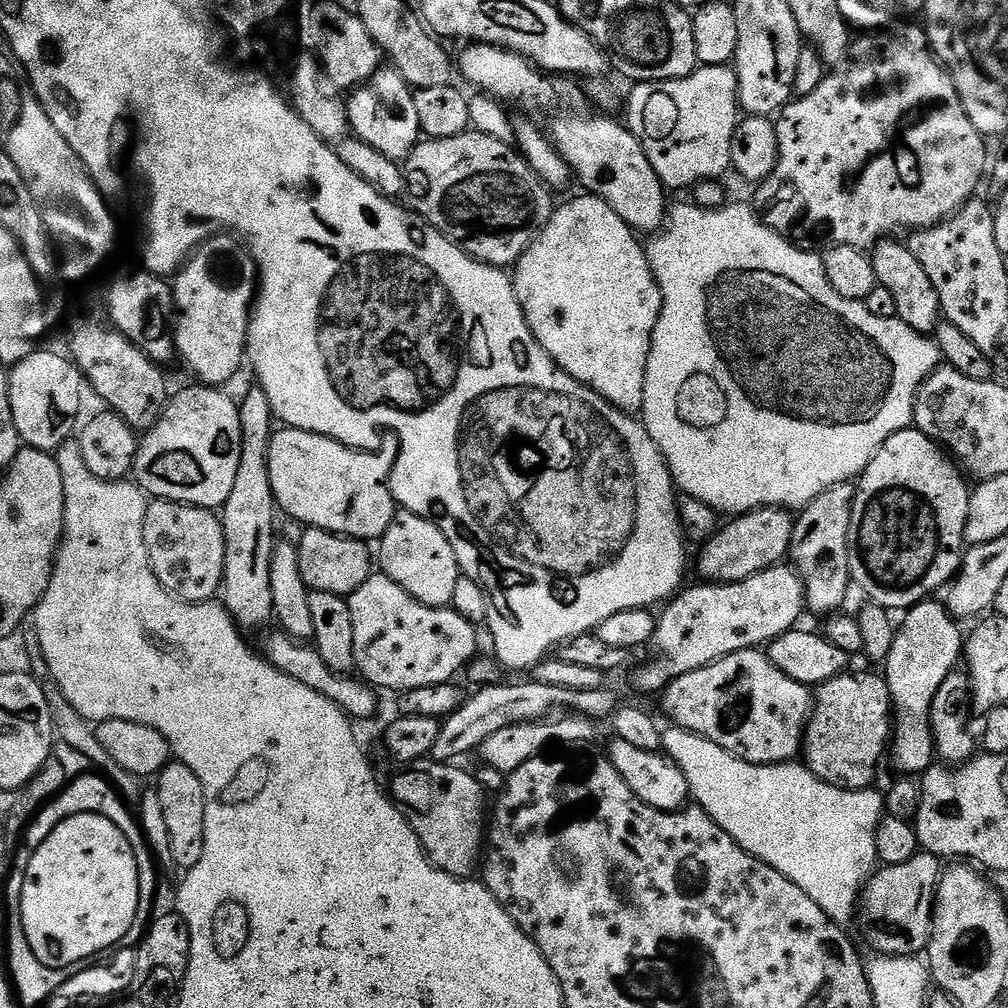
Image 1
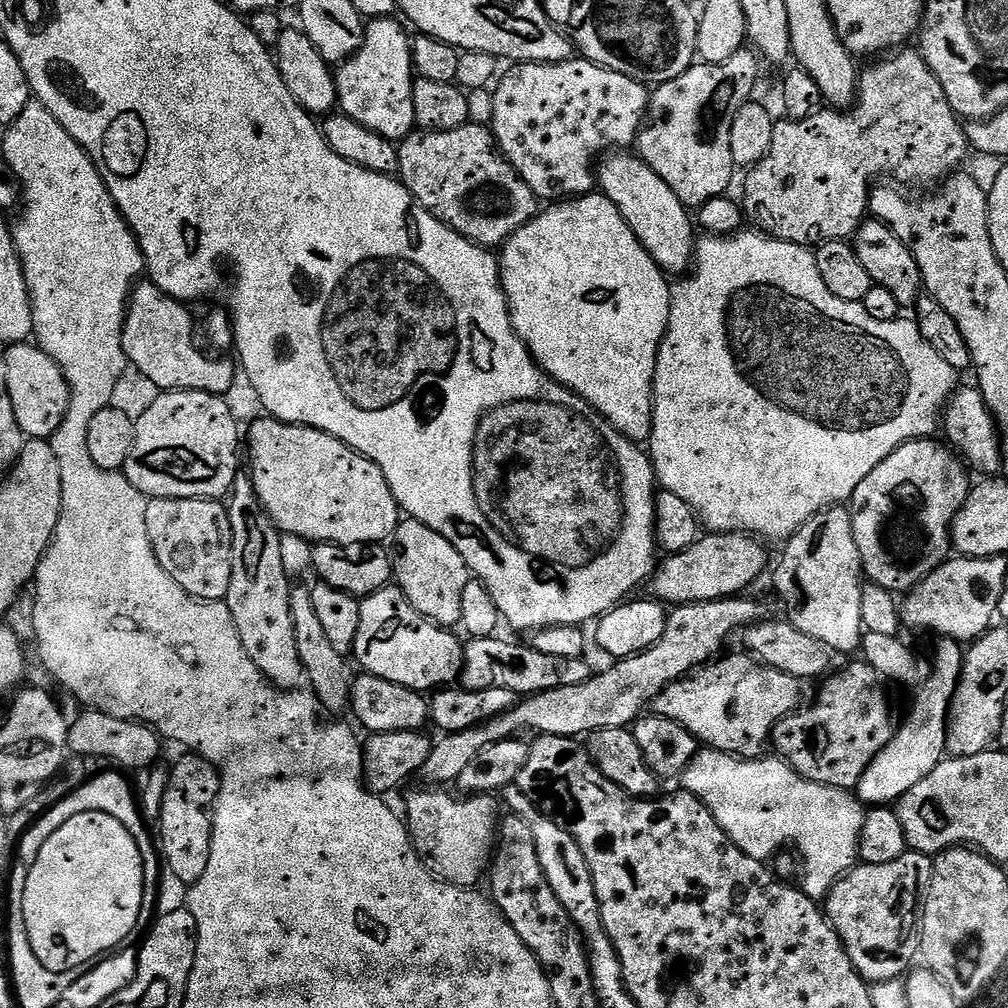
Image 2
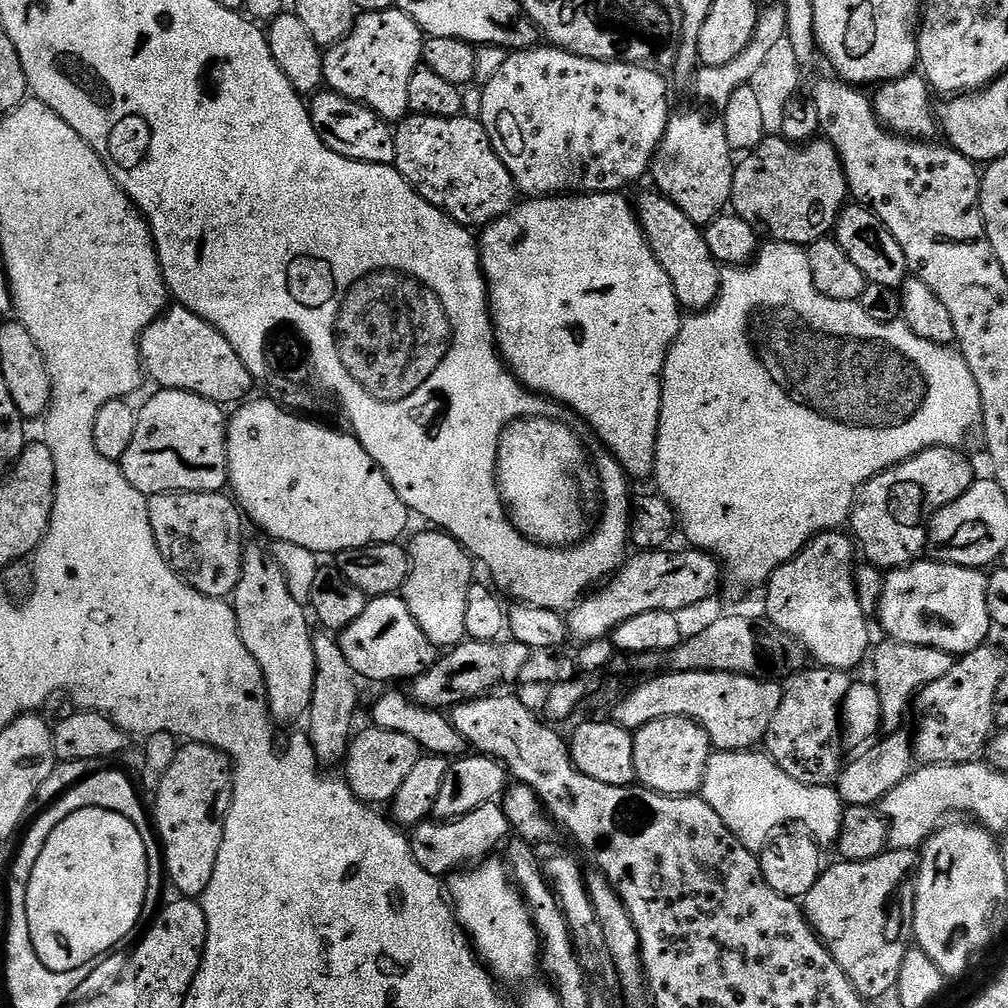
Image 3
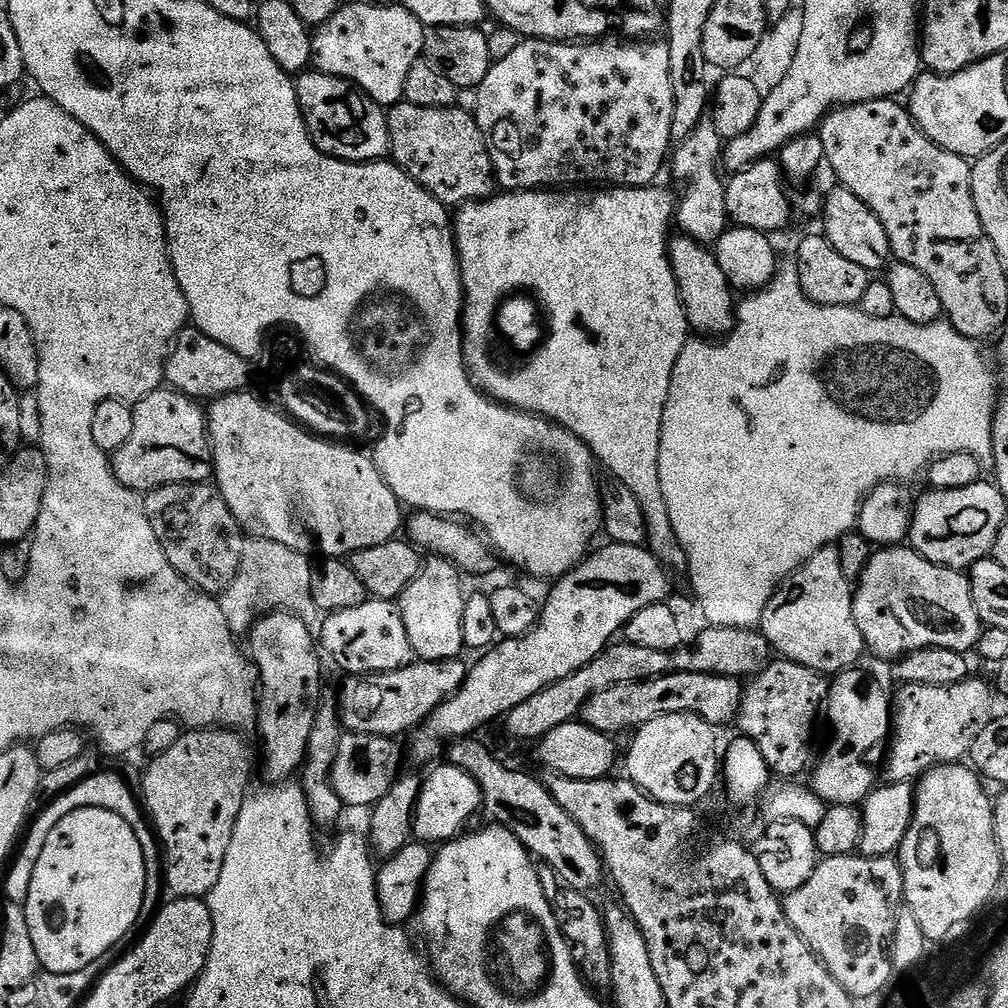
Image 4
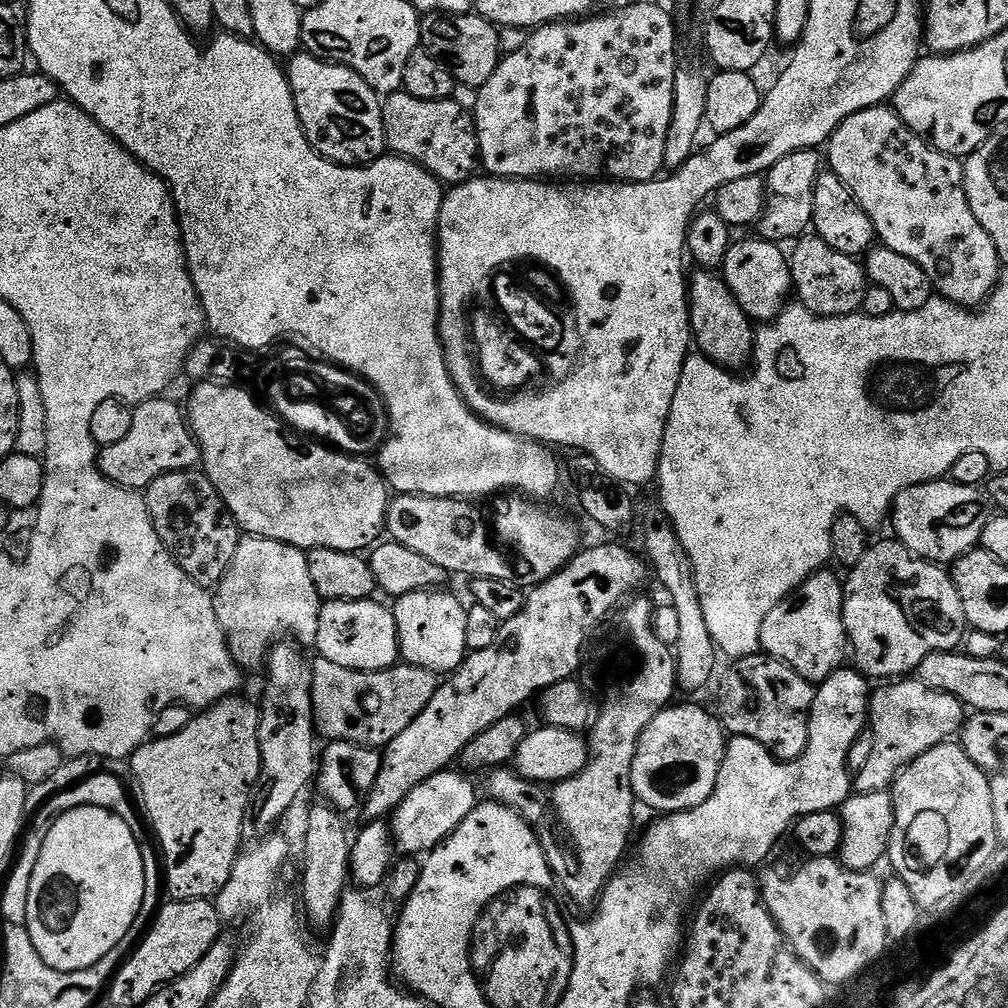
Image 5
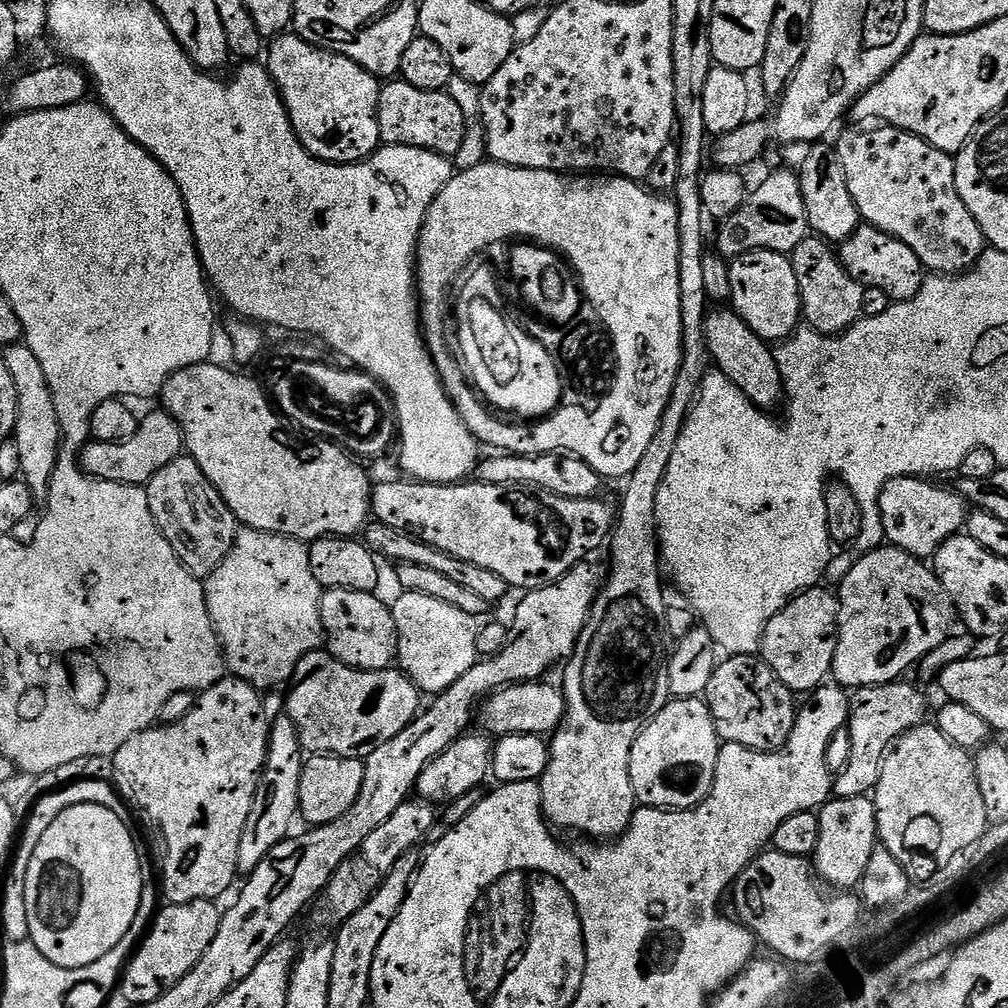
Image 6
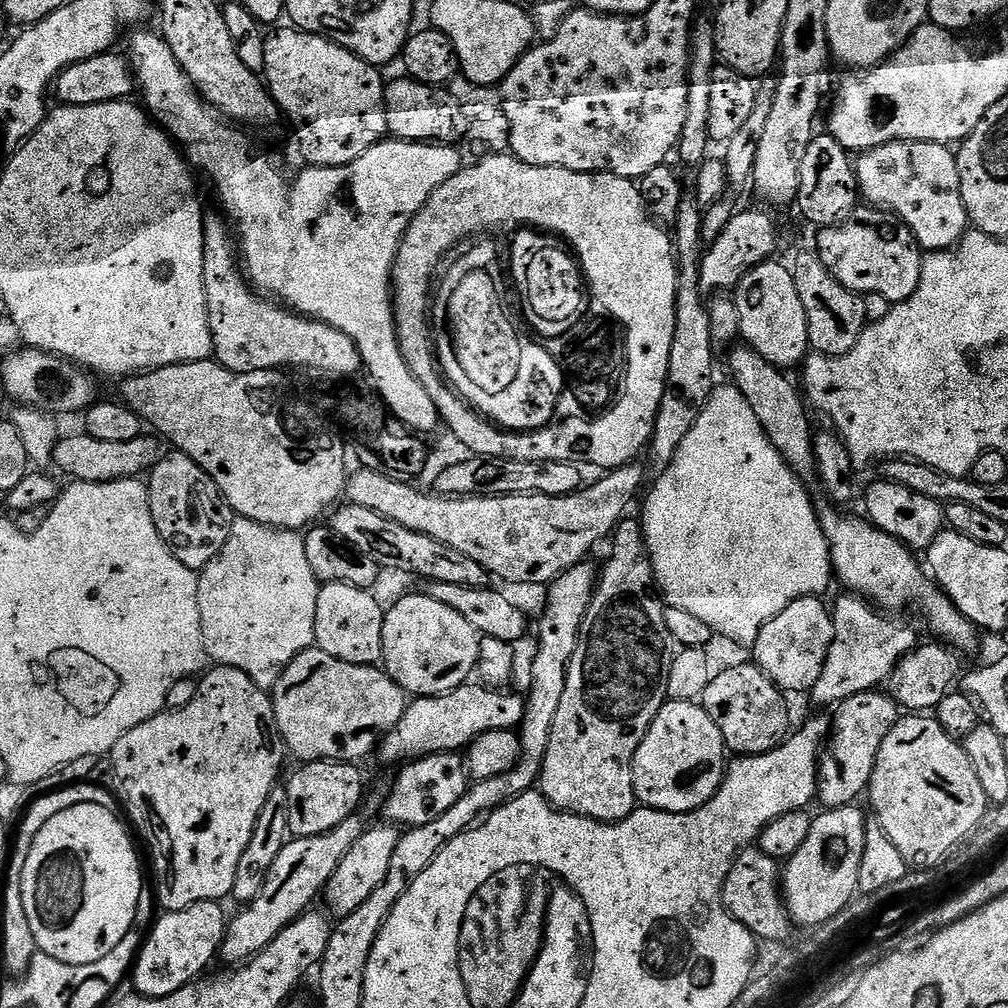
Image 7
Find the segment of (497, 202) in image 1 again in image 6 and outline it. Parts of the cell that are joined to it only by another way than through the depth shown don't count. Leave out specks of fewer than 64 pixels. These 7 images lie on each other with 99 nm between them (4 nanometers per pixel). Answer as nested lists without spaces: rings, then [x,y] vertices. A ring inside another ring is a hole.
[[[399,78],[389,79],[380,89],[378,130],[385,145],[425,148],[437,152],[439,156],[452,158],[464,144],[468,124],[462,110],[458,110],[458,102],[454,102],[447,91],[418,90],[418,86],[410,86]]]

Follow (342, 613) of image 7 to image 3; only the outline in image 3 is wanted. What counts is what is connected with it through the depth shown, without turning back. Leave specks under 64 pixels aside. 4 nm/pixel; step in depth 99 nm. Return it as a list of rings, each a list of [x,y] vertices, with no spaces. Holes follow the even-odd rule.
[[[399,595],[369,599],[366,610],[339,633],[340,649],[350,662],[357,677],[368,680],[405,680],[411,682],[430,670],[438,659],[436,645],[422,634],[418,622],[410,614],[406,602]]]

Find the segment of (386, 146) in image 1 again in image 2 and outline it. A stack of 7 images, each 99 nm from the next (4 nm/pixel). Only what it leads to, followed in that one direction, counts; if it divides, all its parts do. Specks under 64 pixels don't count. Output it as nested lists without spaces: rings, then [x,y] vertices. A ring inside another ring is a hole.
[[[373,19],[365,27],[362,46],[335,69],[334,75],[339,111],[366,130],[399,142],[412,135],[416,128],[412,93],[414,65],[409,29],[399,19],[392,19]]]

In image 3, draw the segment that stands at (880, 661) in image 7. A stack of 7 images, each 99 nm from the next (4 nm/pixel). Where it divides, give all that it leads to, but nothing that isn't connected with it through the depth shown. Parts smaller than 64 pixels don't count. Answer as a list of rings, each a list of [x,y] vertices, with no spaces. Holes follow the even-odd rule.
[[[921,558],[904,568],[893,568],[885,575],[884,589],[878,609],[878,621],[897,645],[917,644],[951,652],[959,658],[966,652],[985,647],[994,627],[986,602],[988,576],[979,568],[963,568],[957,564],[942,564],[931,558]]]

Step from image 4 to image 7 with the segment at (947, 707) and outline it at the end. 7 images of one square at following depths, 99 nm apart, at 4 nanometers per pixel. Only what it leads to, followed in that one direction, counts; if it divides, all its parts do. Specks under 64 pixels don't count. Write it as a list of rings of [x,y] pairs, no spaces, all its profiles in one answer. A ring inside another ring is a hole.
[[[880,690],[854,694],[854,698],[846,698],[835,709],[836,717],[830,720],[830,735],[823,745],[818,761],[818,775],[816,777],[816,795],[819,803],[824,803],[825,809],[842,808],[853,803],[855,796],[865,795],[868,783],[872,780],[872,771],[878,758],[878,750],[886,738],[886,734],[896,725],[902,712],[891,695]]]

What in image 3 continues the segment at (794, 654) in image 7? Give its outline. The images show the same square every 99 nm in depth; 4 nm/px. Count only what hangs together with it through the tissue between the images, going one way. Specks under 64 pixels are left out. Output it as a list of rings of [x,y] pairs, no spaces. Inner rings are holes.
[[[847,531],[819,532],[795,558],[774,570],[766,582],[768,597],[763,611],[767,619],[793,636],[817,665],[826,668],[853,670],[863,660],[865,663],[870,652],[870,620],[858,602],[852,548],[854,552],[854,540]]]

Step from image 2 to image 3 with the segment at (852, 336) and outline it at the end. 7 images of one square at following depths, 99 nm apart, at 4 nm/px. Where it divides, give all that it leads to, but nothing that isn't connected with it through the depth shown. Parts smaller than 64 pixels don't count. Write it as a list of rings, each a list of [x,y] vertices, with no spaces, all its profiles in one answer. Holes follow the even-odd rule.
[[[768,242],[768,243],[765,243],[765,245],[766,245],[766,246],[765,246],[765,248],[764,248],[764,245],[763,245],[763,247],[761,247],[761,248],[760,248],[760,249],[759,249],[759,251],[757,251],[757,253],[756,253],[756,255],[755,255],[755,257],[754,257],[754,259],[753,259],[753,260],[752,260],[752,261],[751,261],[751,263],[749,263],[749,264],[748,264],[748,265],[747,265],[747,266],[728,266],[728,267],[725,267],[725,268],[724,268],[724,269],[723,269],[723,271],[721,271],[721,273],[720,273],[720,289],[719,289],[719,290],[718,290],[718,294],[717,294],[717,295],[716,295],[716,300],[715,300],[715,302],[714,302],[714,303],[713,303],[713,304],[711,304],[711,305],[710,305],[710,307],[709,307],[709,308],[708,308],[708,309],[707,309],[707,310],[706,310],[706,311],[704,311],[704,312],[693,312],[693,313],[691,313],[691,314],[688,314],[688,315],[685,315],[685,316],[684,316],[684,317],[683,317],[683,319],[681,319],[681,322],[680,322],[680,333],[679,333],[679,334],[678,334],[678,338],[677,338],[677,339],[676,339],[676,341],[674,341],[674,343],[673,343],[673,344],[672,344],[672,349],[670,349],[670,351],[669,351],[669,352],[668,352],[668,357],[667,357],[667,358],[666,358],[666,366],[665,366],[665,367],[664,367],[664,378],[663,378],[663,381],[662,381],[662,383],[663,383],[663,386],[664,386],[664,389],[663,389],[663,390],[662,390],[662,398],[661,398],[661,399],[660,399],[660,425],[659,425],[659,426],[658,426],[658,442],[657,442],[657,443],[656,443],[656,471],[655,471],[655,473],[654,473],[654,481],[655,481],[655,480],[656,480],[656,484],[657,484],[657,486],[658,486],[658,487],[660,487],[660,488],[657,488],[657,489],[658,489],[658,492],[659,492],[659,495],[661,495],[661,496],[663,496],[663,497],[664,497],[664,499],[665,499],[665,500],[667,500],[667,501],[668,501],[668,505],[670,505],[670,506],[671,506],[671,507],[672,507],[672,509],[673,509],[673,510],[675,510],[675,511],[676,511],[676,518],[677,518],[677,521],[678,521],[678,524],[679,524],[679,527],[680,527],[680,528],[681,528],[681,529],[682,529],[682,536],[683,536],[683,532],[684,532],[684,536],[685,536],[685,538],[686,538],[686,539],[688,539],[688,540],[689,540],[689,542],[690,542],[690,543],[692,543],[692,544],[689,544],[689,545],[691,545],[691,547],[692,547],[692,548],[693,548],[693,549],[696,549],[696,550],[699,550],[699,551],[702,551],[702,552],[706,552],[706,553],[708,553],[708,555],[710,555],[710,556],[712,556],[712,557],[715,557],[715,558],[716,558],[716,560],[717,560],[717,561],[718,561],[718,564],[719,564],[719,566],[720,566],[720,568],[721,568],[721,569],[722,569],[722,572],[723,572],[723,575],[724,575],[724,576],[725,576],[725,577],[726,577],[726,580],[727,580],[727,583],[728,583],[728,580],[729,580],[729,582],[730,582],[730,583],[732,583],[732,584],[733,584],[733,586],[734,586],[734,587],[736,587],[736,588],[752,588],[752,587],[754,587],[754,586],[755,586],[755,584],[760,584],[760,585],[763,585],[763,584],[764,584],[764,583],[765,583],[765,582],[767,582],[767,580],[768,580],[768,579],[769,579],[769,578],[770,578],[770,577],[772,577],[772,575],[773,575],[773,574],[774,574],[774,570],[778,570],[778,569],[779,569],[779,568],[780,568],[780,567],[782,567],[782,565],[783,565],[783,564],[785,564],[785,563],[786,563],[786,562],[790,562],[790,561],[791,561],[791,560],[792,560],[792,559],[793,559],[793,558],[795,558],[795,557],[796,557],[796,555],[798,555],[798,553],[799,553],[799,552],[800,552],[800,551],[802,551],[802,549],[803,549],[803,548],[804,548],[804,547],[806,547],[806,545],[808,545],[808,544],[809,544],[809,542],[810,542],[810,541],[811,541],[811,540],[812,540],[812,539],[814,539],[814,538],[815,538],[815,537],[816,537],[816,536],[817,536],[817,534],[819,534],[819,532],[830,532],[830,531],[833,531],[833,530],[840,530],[840,529],[843,529],[843,528],[844,528],[844,527],[845,527],[845,525],[847,525],[847,524],[848,524],[848,523],[849,523],[849,520],[850,520],[850,517],[851,517],[851,515],[852,515],[852,504],[853,504],[853,503],[854,503],[854,501],[855,501],[855,500],[856,500],[856,493],[857,493],[857,492],[859,492],[859,491],[860,491],[860,489],[861,489],[861,488],[863,488],[863,487],[864,487],[864,485],[865,485],[865,484],[867,484],[867,483],[868,483],[868,481],[870,481],[870,480],[873,480],[873,479],[874,479],[874,477],[876,477],[876,476],[877,476],[877,475],[878,475],[878,474],[879,474],[879,472],[884,472],[884,471],[885,471],[885,470],[886,470],[886,469],[888,469],[888,468],[893,468],[893,467],[894,467],[894,466],[895,466],[895,465],[896,465],[896,464],[900,464],[900,463],[902,463],[902,462],[903,462],[903,460],[908,460],[908,459],[909,459],[909,458],[911,458],[911,456],[917,456],[917,454],[919,454],[919,453],[920,453],[920,452],[924,452],[924,451],[925,451],[925,450],[926,450],[926,449],[927,449],[927,448],[960,448],[960,447],[961,447],[961,445],[963,445],[963,443],[962,443],[962,442],[963,442],[963,440],[964,440],[964,439],[966,439],[966,438],[967,438],[967,436],[968,436],[968,435],[970,435],[970,434],[971,434],[971,432],[972,432],[972,431],[974,431],[974,430],[975,430],[975,428],[976,428],[976,431],[977,431],[977,428],[978,428],[978,425],[979,425],[979,424],[980,424],[980,423],[981,423],[981,420],[982,420],[982,417],[981,417],[981,414],[980,414],[980,395],[979,395],[979,394],[978,394],[978,382],[974,382],[974,374],[970,374],[970,366],[966,366],[966,358],[965,358],[965,357],[964,357],[964,356],[963,356],[963,354],[962,354],[962,353],[961,353],[961,352],[959,352],[959,351],[958,351],[958,350],[957,350],[957,349],[956,349],[956,348],[955,348],[955,347],[952,347],[952,346],[949,346],[949,345],[946,345],[946,344],[935,344],[935,343],[934,343],[934,342],[926,342],[926,338],[918,338],[918,334],[914,334],[914,333],[913,333],[913,332],[911,332],[911,331],[910,331],[910,329],[908,329],[908,325],[907,325],[907,324],[905,324],[905,323],[903,323],[903,322],[897,322],[897,323],[895,323],[895,324],[879,324],[879,323],[878,323],[878,322],[873,322],[873,321],[872,321],[872,320],[871,320],[871,318],[866,318],[866,314],[865,314],[865,312],[863,312],[863,310],[862,310],[862,306],[861,306],[861,305],[860,305],[860,304],[859,304],[859,303],[858,303],[858,302],[857,302],[857,301],[855,301],[855,300],[835,300],[835,299],[834,299],[834,298],[826,298],[826,294],[822,294],[822,293],[821,293],[821,292],[819,292],[819,291],[818,291],[818,289],[817,289],[817,288],[816,288],[816,287],[815,287],[815,286],[814,286],[814,278],[813,278],[813,276],[811,276],[811,275],[810,275],[810,262],[809,262],[809,261],[808,261],[808,254],[807,254],[807,251],[805,251],[805,249],[804,249],[804,248],[803,248],[803,247],[801,247],[801,245],[799,245],[799,244],[778,244],[778,243],[775,243],[775,242]]]

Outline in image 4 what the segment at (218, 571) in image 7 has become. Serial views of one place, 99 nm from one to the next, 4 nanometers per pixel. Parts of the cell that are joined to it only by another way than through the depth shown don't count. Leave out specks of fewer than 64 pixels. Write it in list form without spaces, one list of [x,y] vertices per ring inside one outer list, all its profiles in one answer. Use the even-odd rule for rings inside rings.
[[[249,539],[244,546],[242,562],[234,582],[219,597],[222,614],[226,614],[226,622],[232,635],[240,638],[242,634],[251,633],[253,624],[261,616],[283,610],[292,612],[302,618],[310,626],[321,623],[320,607],[312,597],[312,573],[314,564],[305,553],[290,550],[290,546],[282,546],[269,540]]]

